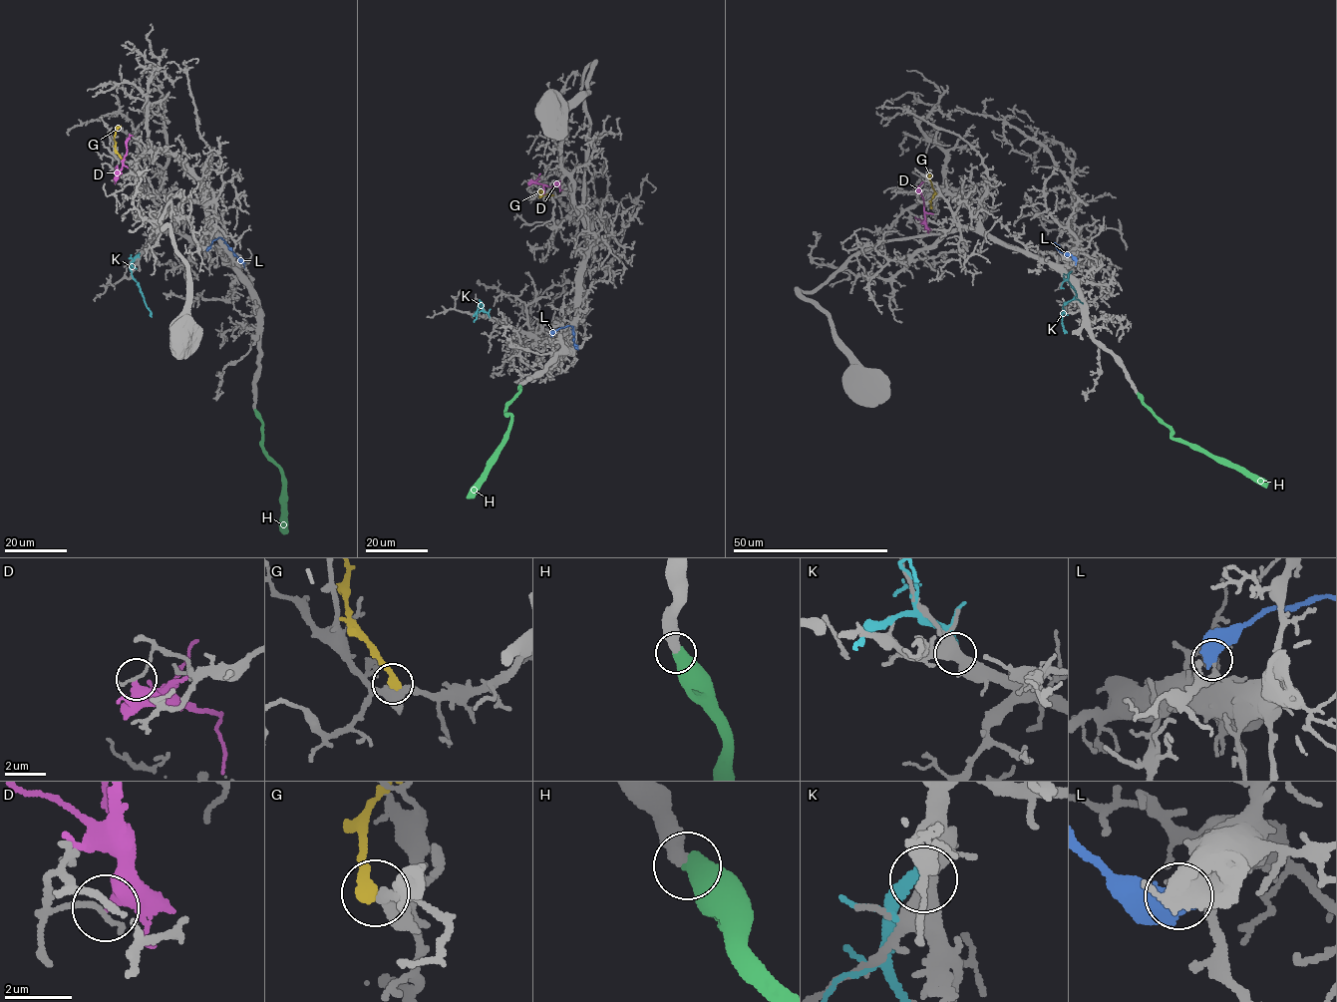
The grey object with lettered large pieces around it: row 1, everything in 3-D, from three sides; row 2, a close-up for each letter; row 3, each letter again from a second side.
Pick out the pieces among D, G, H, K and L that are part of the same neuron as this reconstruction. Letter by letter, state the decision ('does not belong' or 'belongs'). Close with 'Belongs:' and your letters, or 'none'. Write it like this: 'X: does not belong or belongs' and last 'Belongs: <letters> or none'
D: does not belong
G: does not belong
H: belongs
K: does not belong
L: does not belong
Belongs: H

